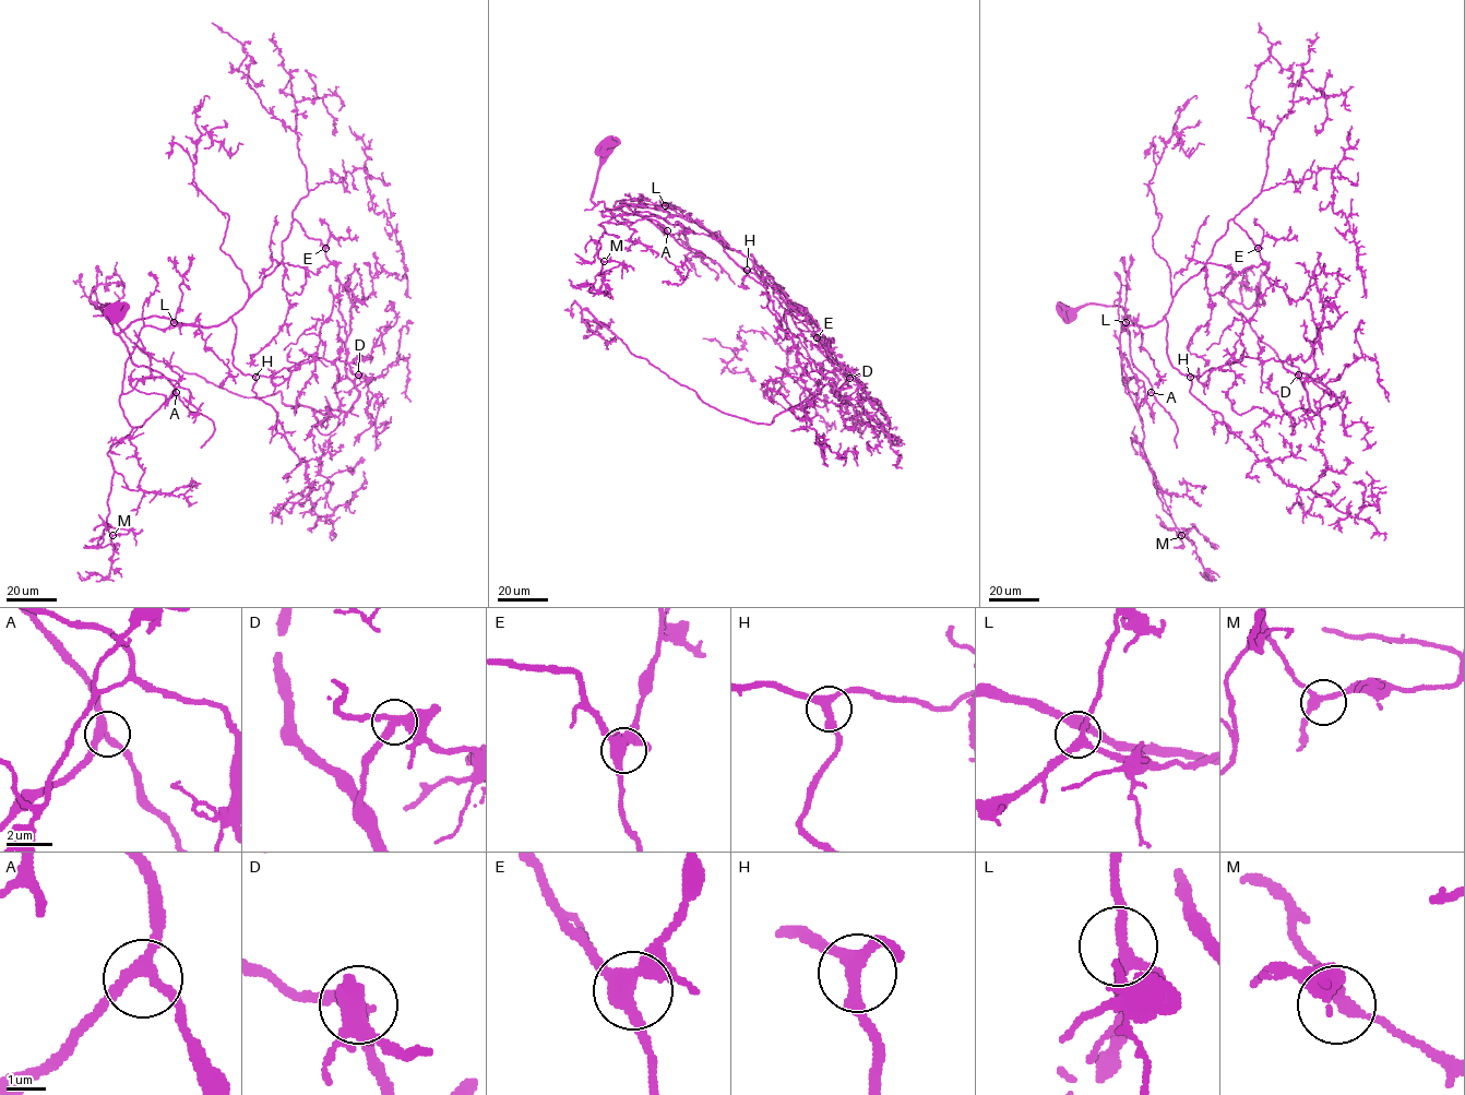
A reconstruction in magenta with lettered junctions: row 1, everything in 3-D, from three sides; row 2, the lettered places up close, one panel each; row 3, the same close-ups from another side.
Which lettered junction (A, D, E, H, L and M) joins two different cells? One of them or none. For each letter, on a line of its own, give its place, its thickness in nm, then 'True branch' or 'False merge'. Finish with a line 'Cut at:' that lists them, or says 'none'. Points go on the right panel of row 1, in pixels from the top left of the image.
A: Place: (1151, 392). Thickness 280 nm. True branch
D: Place: (1298, 375). Thickness 340 nm. False merge
E: Place: (1258, 248). Thickness 380 nm. True branch
H: Place: (1190, 377). Thickness 280 nm. True branch
L: Place: (1126, 322). Thickness 240 nm. True branch
M: Place: (1181, 535). Thickness 240 nm. True branch
Cut at: D

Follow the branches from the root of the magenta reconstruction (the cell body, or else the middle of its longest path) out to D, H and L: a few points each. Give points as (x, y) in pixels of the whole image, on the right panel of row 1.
D: (1066, 311), (1120, 306), (1129, 333), (1128, 316), (1164, 318), (1182, 375), (1241, 356), (1298, 375)
H: (1066, 311), (1088, 304), (1120, 306), (1129, 333), (1128, 316), (1142, 326), (1164, 318), (1168, 359), (1190, 377)
L: (1066, 311), (1088, 304), (1120, 306), (1129, 333), (1128, 316), (1135, 324), (1126, 322)

